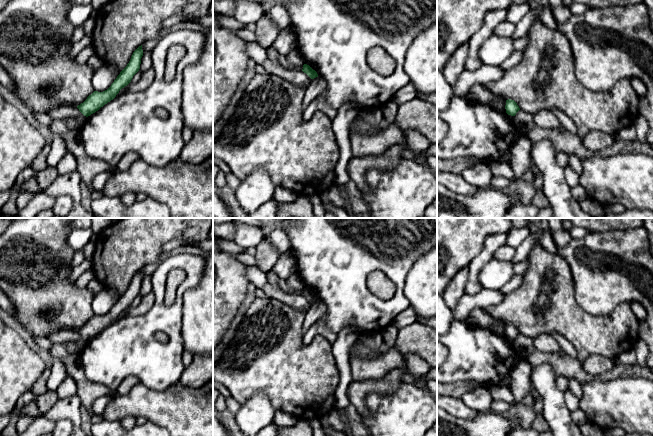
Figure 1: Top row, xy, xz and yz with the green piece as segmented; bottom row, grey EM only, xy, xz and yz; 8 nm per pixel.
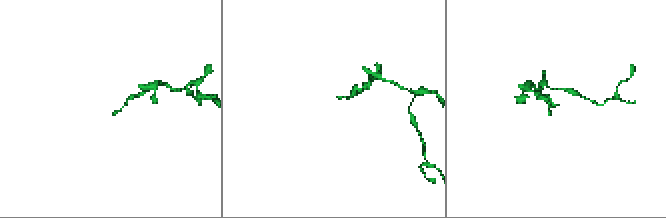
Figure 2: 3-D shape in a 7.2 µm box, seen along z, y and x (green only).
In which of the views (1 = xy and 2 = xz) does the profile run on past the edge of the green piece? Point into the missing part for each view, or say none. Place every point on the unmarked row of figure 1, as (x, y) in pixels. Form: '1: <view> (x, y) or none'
1: none
2: none

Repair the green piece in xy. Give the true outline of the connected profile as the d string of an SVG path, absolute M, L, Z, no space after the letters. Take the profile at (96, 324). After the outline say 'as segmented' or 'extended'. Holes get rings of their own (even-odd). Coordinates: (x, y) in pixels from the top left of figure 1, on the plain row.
M141 269L133 276L129 287L120 296L111 310L103 316L94 315L83 327L77 330L79 335L88 341L113 324L119 315L127 310L133 300L139 295L142 280L143 274Z; as segmented

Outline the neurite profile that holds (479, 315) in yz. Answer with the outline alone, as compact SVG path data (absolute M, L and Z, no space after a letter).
M475 308L469 312L469 316L479 325L493 330L500 322L491 317L485 309Z

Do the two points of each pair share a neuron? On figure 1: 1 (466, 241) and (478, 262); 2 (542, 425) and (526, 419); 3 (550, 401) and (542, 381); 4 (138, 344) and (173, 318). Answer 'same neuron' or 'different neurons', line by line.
1: different neurons
2: different neurons
3: same neuron
4: same neuron

